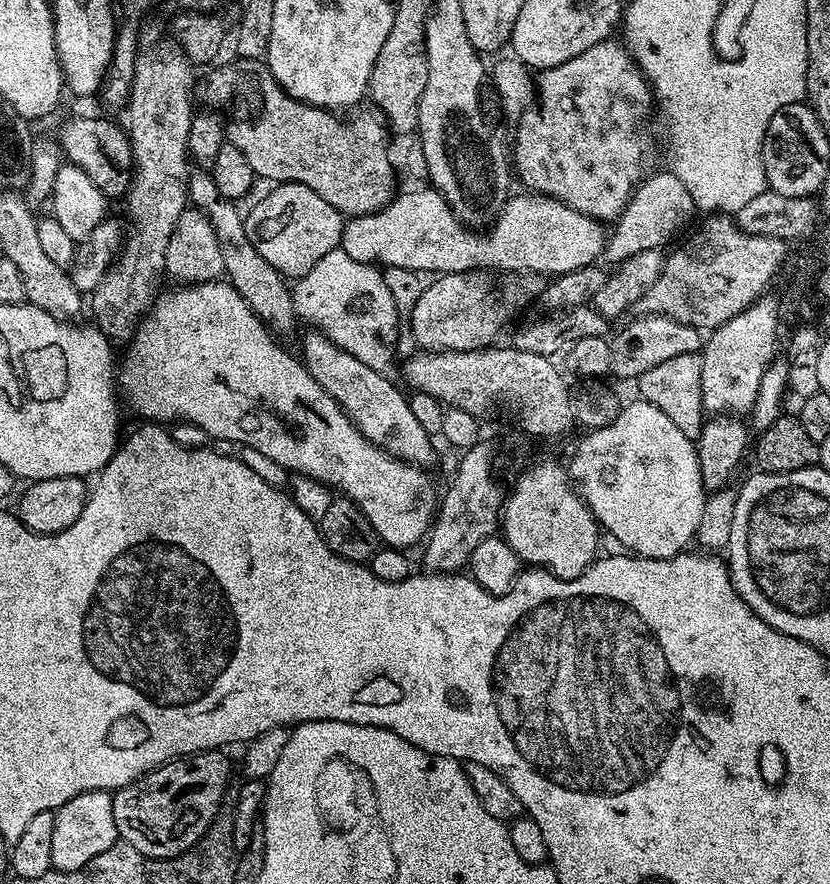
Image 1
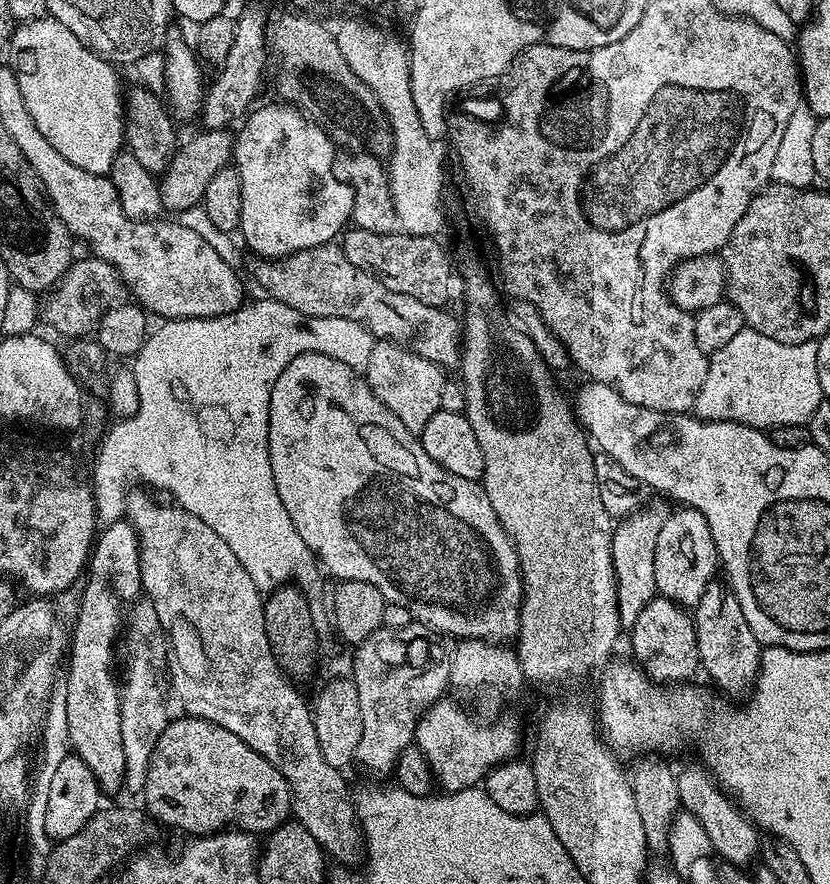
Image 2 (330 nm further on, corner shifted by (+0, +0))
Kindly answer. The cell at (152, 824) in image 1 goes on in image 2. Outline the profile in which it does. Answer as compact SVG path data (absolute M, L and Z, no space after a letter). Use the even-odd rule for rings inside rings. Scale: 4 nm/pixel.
M180 714L177 720L176 717L169 719L166 730L162 730L146 770L142 799L151 819L153 816L192 836L207 836L228 829L267 834L285 823L292 810L292 792L286 778L282 778L280 771L270 766L262 754L250 750L250 746L246 746L238 734L230 734L230 730L222 730L222 726L214 722L187 714Z

